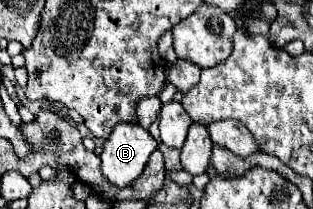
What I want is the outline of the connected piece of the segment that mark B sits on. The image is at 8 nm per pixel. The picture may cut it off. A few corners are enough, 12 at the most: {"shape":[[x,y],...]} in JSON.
{"shape":[[119,122],[101,170],[129,186],[159,142],[139,122]]}

